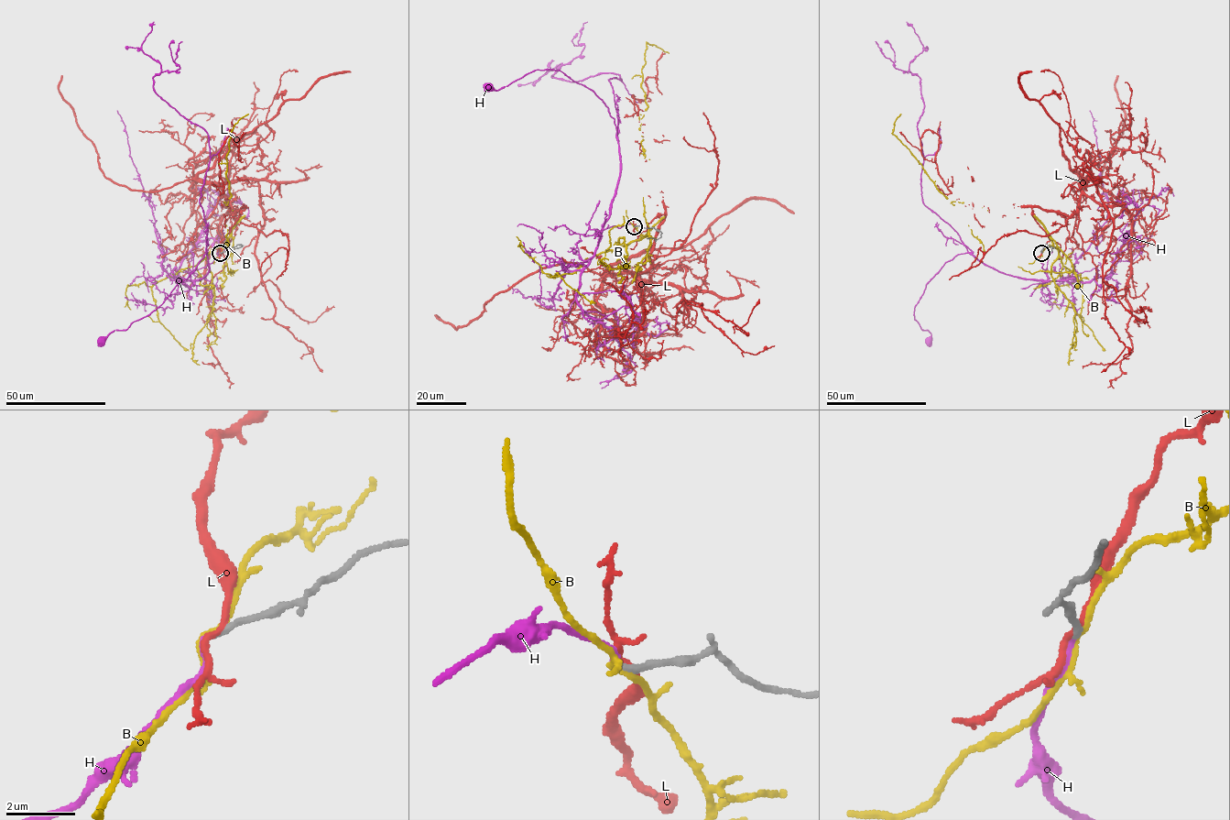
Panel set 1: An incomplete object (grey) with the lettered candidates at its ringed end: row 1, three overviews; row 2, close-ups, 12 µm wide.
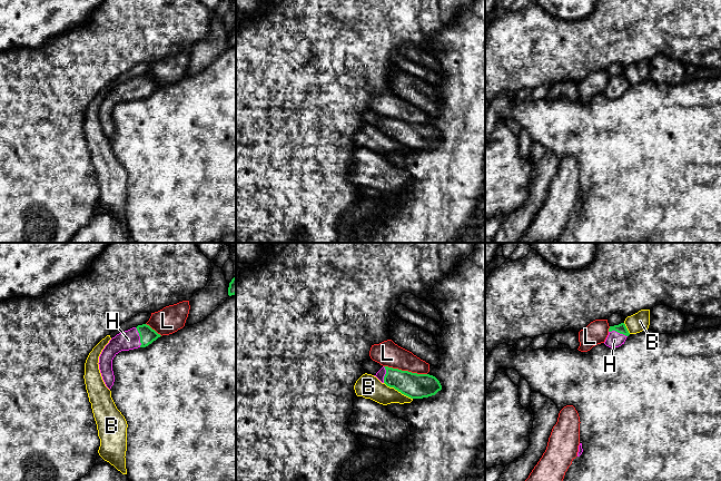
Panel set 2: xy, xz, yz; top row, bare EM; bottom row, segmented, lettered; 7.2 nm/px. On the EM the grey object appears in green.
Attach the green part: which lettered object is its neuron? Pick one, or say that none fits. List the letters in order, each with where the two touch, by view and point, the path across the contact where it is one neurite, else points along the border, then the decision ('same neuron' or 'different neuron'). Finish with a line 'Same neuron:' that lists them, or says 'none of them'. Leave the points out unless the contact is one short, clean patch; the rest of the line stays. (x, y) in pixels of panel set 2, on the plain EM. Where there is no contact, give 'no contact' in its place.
B: contact xz (398, 141); border xz (384, 133), (412, 149); different neuron
H: contact xy (140, 88); way xy (147, 85), (140, 88), (128, 90); same neuron
L: contact xz (405, 121); different neuron
Same neuron: H

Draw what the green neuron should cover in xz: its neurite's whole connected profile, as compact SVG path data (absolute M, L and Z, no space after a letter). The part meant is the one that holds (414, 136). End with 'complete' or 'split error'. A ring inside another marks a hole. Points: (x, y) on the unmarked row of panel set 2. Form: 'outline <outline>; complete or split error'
outline M383 117L374 127L411 149L428 148L442 140L439 131L429 125Z; split error

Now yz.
outline M624 73L619 76L610 77L609 86L604 95L611 99L615 99L624 95L626 88L630 86Z; split error

